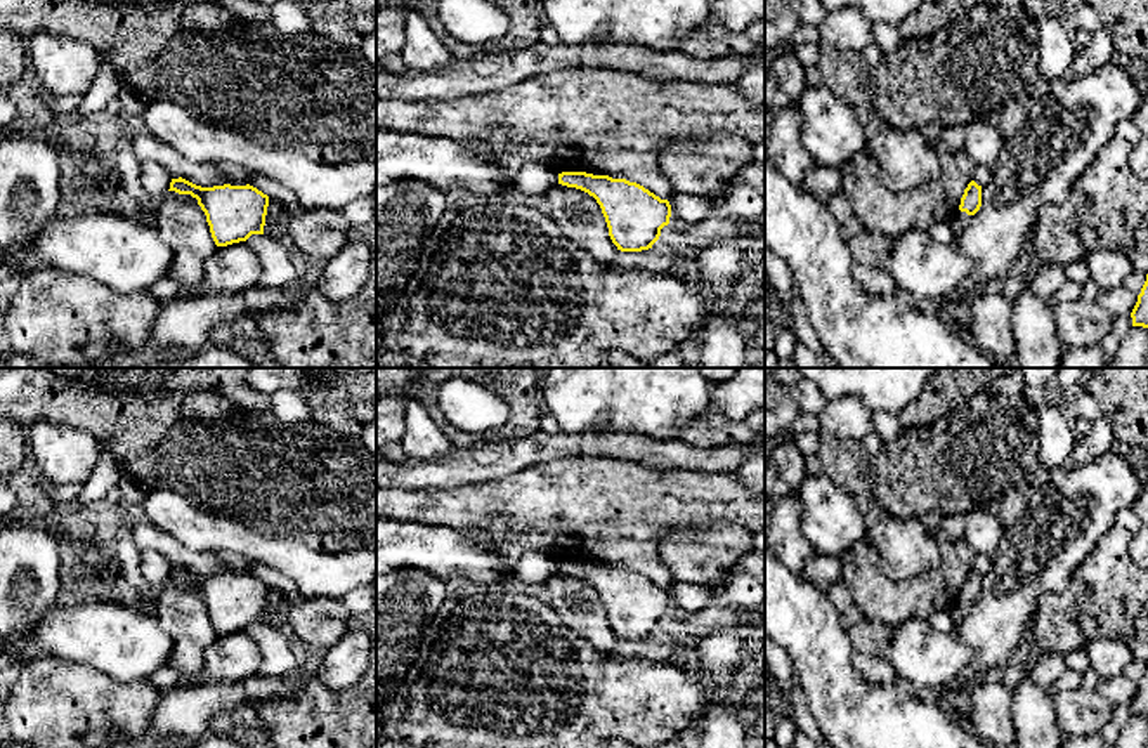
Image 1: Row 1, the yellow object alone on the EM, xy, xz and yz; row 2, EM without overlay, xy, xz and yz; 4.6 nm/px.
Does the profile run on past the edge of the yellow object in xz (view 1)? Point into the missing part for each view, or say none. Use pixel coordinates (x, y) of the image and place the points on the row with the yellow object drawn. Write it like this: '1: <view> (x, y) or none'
1: none

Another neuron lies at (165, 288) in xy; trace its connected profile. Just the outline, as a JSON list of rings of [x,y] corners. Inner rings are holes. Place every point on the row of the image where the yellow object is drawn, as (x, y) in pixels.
[[[165,276],[151,286],[149,295],[165,302],[180,297],[182,292],[180,286],[172,278]]]

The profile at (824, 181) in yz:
[[[817,165],[803,182],[819,201],[829,203],[839,191],[843,191],[843,174],[834,165]]]

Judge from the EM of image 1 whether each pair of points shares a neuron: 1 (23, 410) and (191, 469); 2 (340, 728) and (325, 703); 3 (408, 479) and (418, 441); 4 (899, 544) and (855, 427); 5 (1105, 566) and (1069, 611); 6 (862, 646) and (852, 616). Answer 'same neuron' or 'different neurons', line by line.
1: same neuron
2: same neuron
3: different neurons
4: different neurons
5: same neuron
6: different neurons

